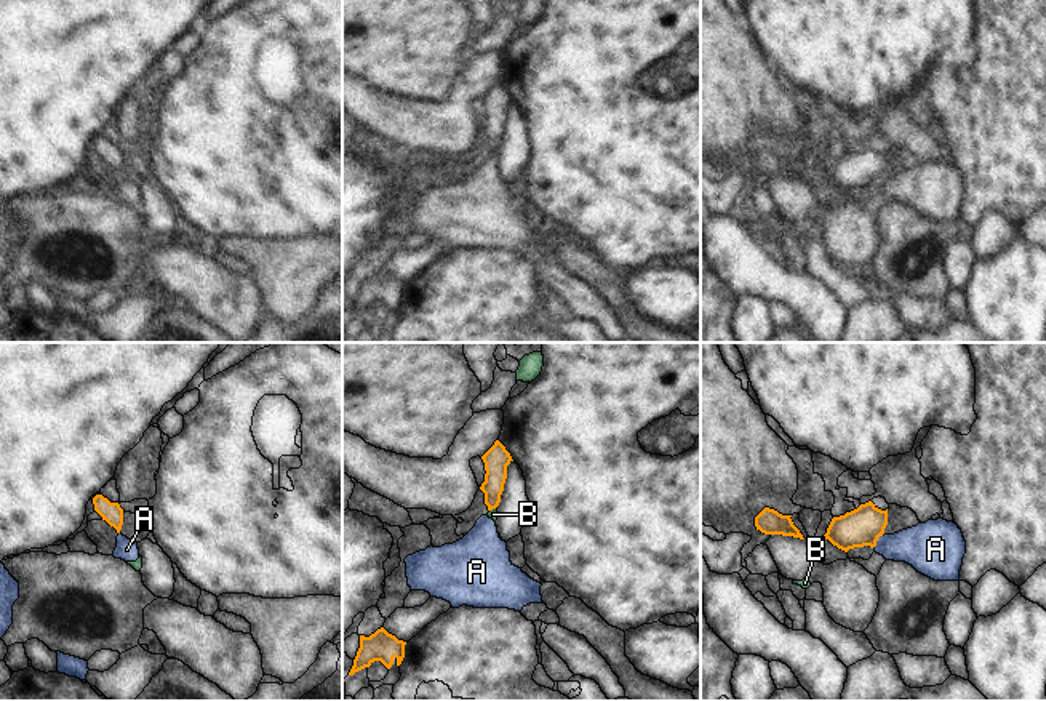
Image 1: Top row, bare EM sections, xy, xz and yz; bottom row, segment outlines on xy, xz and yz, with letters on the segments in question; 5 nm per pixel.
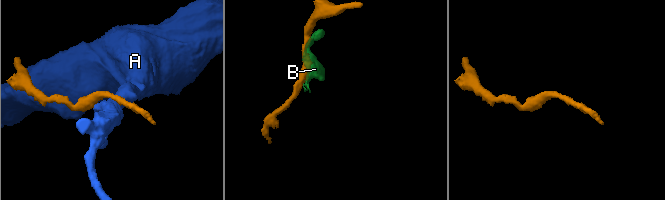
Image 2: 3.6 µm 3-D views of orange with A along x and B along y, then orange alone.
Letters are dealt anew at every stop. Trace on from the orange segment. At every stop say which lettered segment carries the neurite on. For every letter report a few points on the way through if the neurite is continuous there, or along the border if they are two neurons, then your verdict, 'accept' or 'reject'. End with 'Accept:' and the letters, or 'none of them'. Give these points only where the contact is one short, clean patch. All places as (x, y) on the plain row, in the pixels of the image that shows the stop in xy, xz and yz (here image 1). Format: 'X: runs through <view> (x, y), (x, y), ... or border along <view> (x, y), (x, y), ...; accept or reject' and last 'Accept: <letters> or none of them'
A: border along yz (882, 176), (874, 188); reject
B: border along xz (496, 148), (490, 152); reject
Accept: none of them

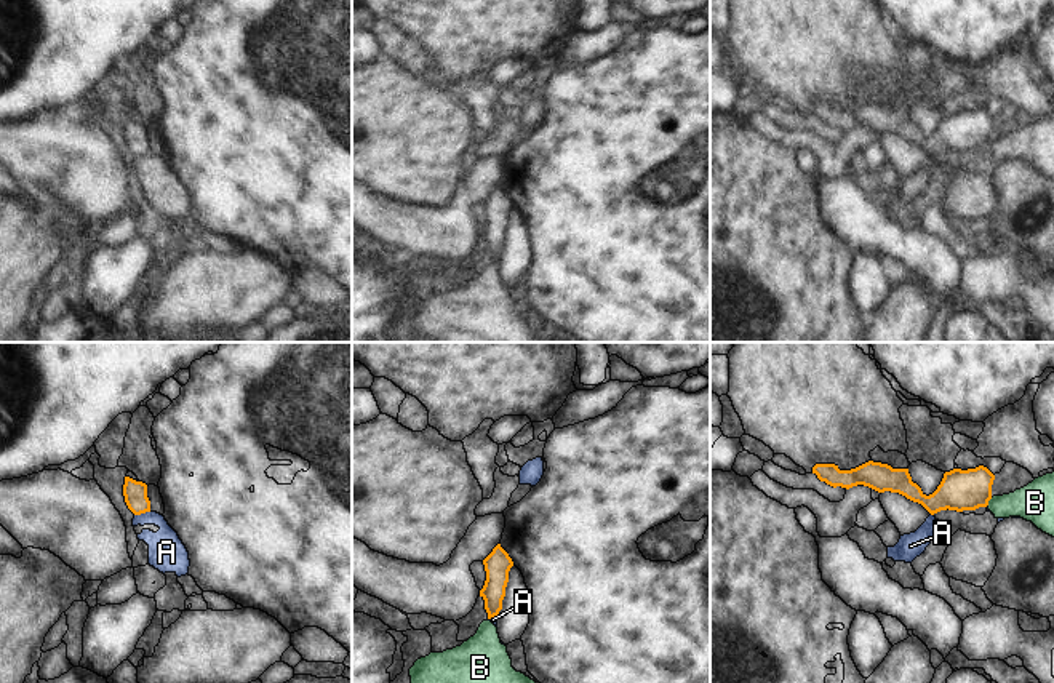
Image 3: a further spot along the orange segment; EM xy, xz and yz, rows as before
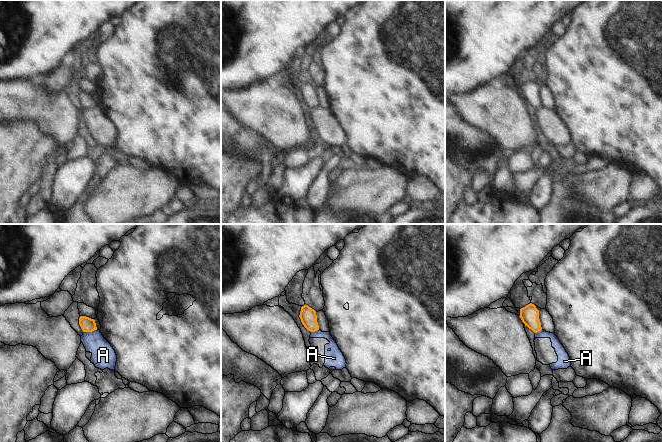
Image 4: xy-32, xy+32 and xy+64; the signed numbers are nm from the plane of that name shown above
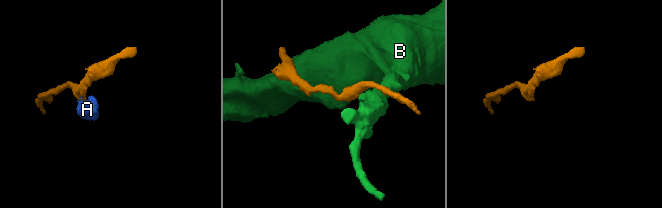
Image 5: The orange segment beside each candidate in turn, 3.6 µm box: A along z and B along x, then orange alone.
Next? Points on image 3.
A: border along xy (149, 152), (135, 157); reject
B: border along yz (992, 139), (986, 147); reject
Accept: none of them

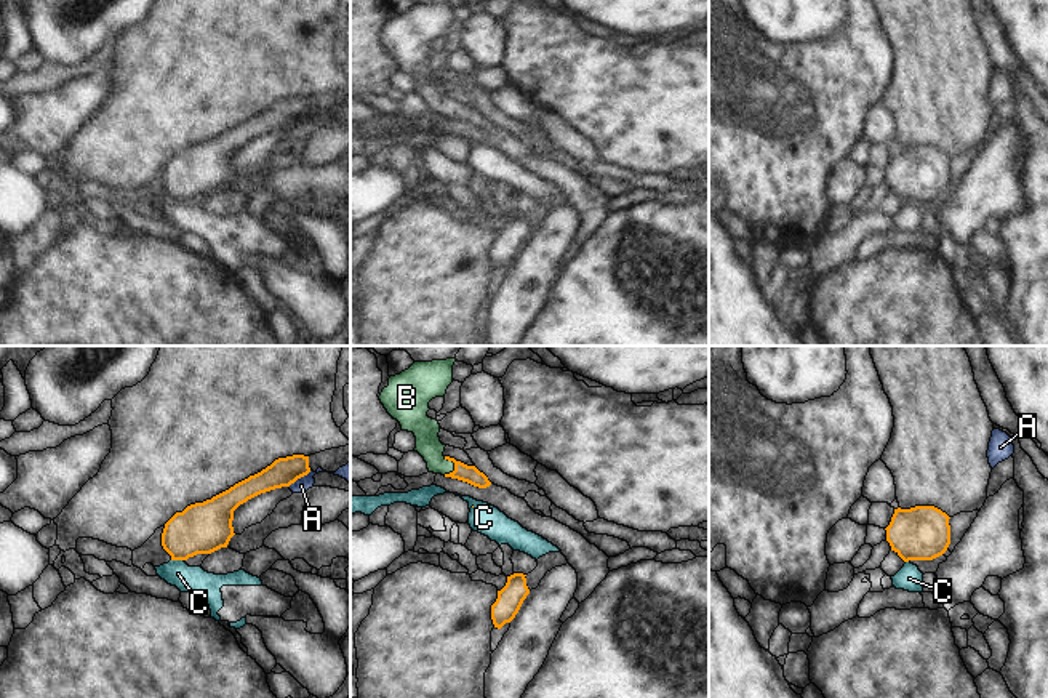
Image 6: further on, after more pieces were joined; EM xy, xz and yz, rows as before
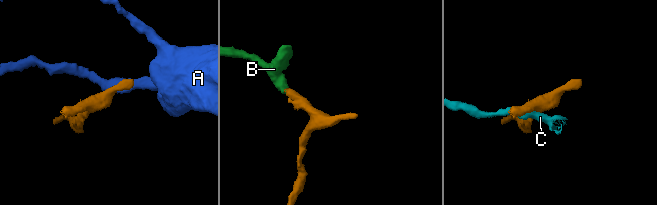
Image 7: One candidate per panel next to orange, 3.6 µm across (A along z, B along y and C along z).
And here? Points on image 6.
A: border along xy (311, 111), (288, 127); reject
B: runs through xz (471, 116), (463, 114), (455, 106), (428, 87), (426, 71); accept
C: border along xy (172, 200), (183, 202); reject
Accept: B

